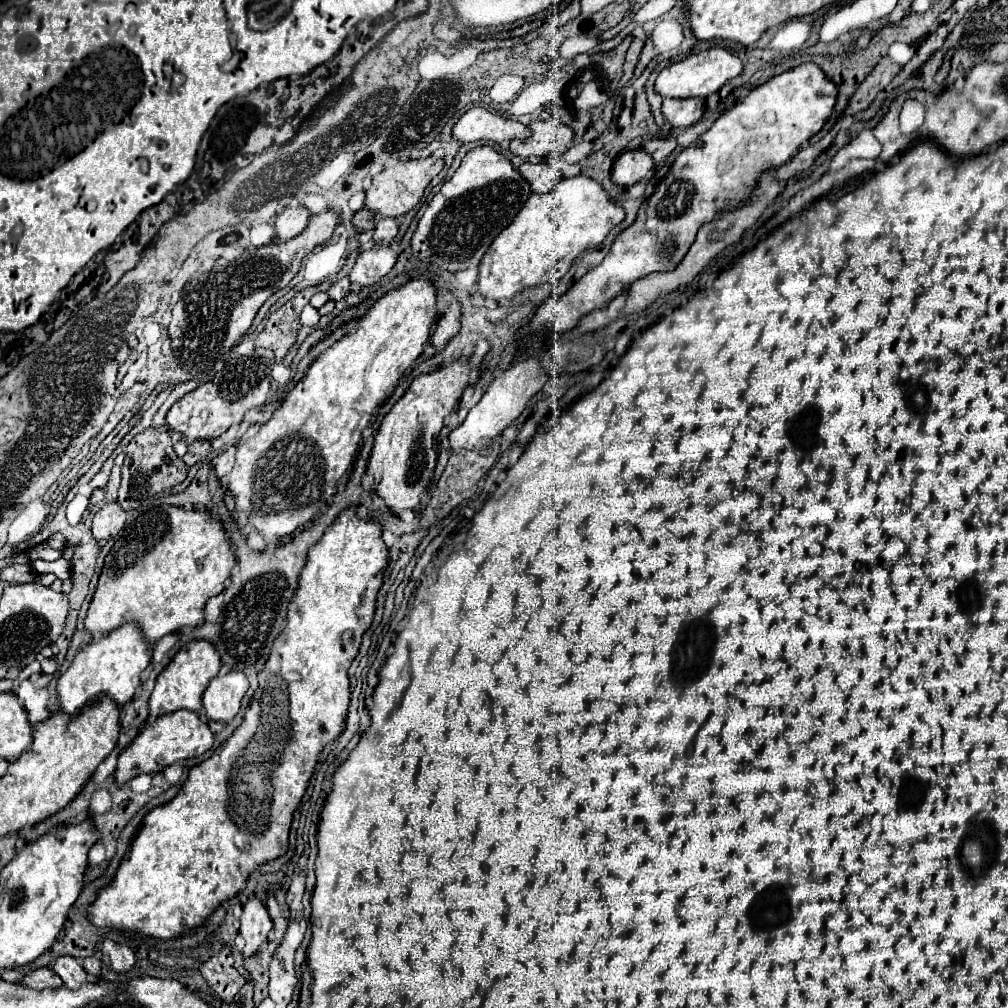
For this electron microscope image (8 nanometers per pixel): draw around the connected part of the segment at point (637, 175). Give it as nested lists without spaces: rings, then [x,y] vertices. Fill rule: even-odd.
[[[640,148],[638,150],[628,150],[622,152],[610,172],[610,178],[616,186],[632,186],[640,180],[646,178],[646,174],[654,168],[654,162],[648,154],[644,154]]]

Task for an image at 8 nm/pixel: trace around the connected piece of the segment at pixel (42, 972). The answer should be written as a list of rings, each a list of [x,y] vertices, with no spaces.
[[[38,968],[32,974],[24,976],[20,982],[32,990],[46,990],[46,988],[62,988],[64,986],[60,976],[56,976],[56,972],[52,972],[50,968]]]

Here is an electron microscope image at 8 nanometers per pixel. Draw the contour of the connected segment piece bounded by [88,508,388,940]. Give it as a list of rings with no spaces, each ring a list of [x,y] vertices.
[[[348,508],[344,514],[338,516],[338,520],[324,532],[324,536],[320,538],[318,544],[314,544],[314,548],[310,548],[308,552],[308,560],[306,566],[300,574],[298,580],[298,592],[292,598],[292,604],[288,608],[288,624],[286,628],[280,632],[280,636],[276,638],[276,644],[270,652],[270,658],[264,666],[264,670],[260,672],[260,686],[256,690],[256,696],[250,704],[250,708],[246,710],[242,724],[234,730],[234,734],[220,746],[214,750],[214,754],[200,762],[198,766],[194,766],[190,770],[190,776],[186,778],[186,782],[182,784],[180,792],[164,806],[156,806],[152,808],[144,820],[142,826],[138,830],[138,834],[134,836],[130,850],[126,852],[126,856],[120,860],[120,866],[112,878],[110,884],[106,884],[104,888],[98,890],[96,900],[88,906],[88,920],[92,926],[96,928],[108,928],[108,930],[128,930],[128,932],[140,932],[144,936],[150,936],[154,940],[174,940],[180,936],[188,936],[190,932],[194,932],[196,928],[200,928],[214,912],[220,904],[224,904],[226,900],[232,900],[234,896],[238,896],[248,882],[248,876],[260,868],[262,864],[276,860],[278,856],[282,856],[288,850],[288,834],[290,834],[290,826],[292,826],[292,818],[296,808],[300,806],[300,800],[308,788],[308,782],[314,774],[314,766],[318,762],[318,754],[320,750],[334,742],[342,730],[344,730],[344,720],[348,714],[348,704],[350,704],[350,682],[348,682],[348,668],[352,664],[352,660],[358,654],[358,648],[362,644],[362,634],[368,630],[368,626],[372,624],[374,618],[374,608],[376,608],[376,594],[378,588],[382,584],[382,570],[388,564],[388,548],[382,540],[382,528],[378,522],[362,522],[356,516],[356,508]]]

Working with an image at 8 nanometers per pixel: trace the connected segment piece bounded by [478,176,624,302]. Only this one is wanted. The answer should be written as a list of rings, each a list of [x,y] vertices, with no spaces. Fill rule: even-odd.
[[[576,176],[576,178],[568,178],[558,182],[548,194],[532,194],[528,198],[528,202],[524,204],[524,208],[516,214],[516,218],[512,220],[512,224],[508,228],[504,228],[496,240],[490,244],[490,248],[486,250],[482,262],[480,262],[480,272],[478,272],[478,294],[482,298],[492,298],[496,302],[500,300],[510,300],[514,298],[518,292],[532,288],[532,286],[540,286],[550,282],[552,278],[562,278],[570,264],[584,254],[590,248],[596,248],[606,236],[608,232],[618,226],[624,220],[624,210],[614,206],[614,202],[608,198],[606,190],[586,178],[586,176]]]

